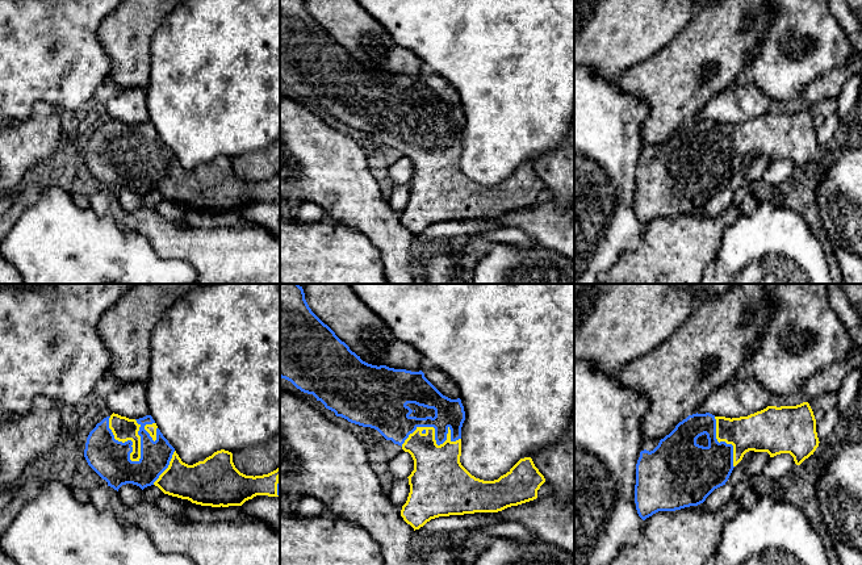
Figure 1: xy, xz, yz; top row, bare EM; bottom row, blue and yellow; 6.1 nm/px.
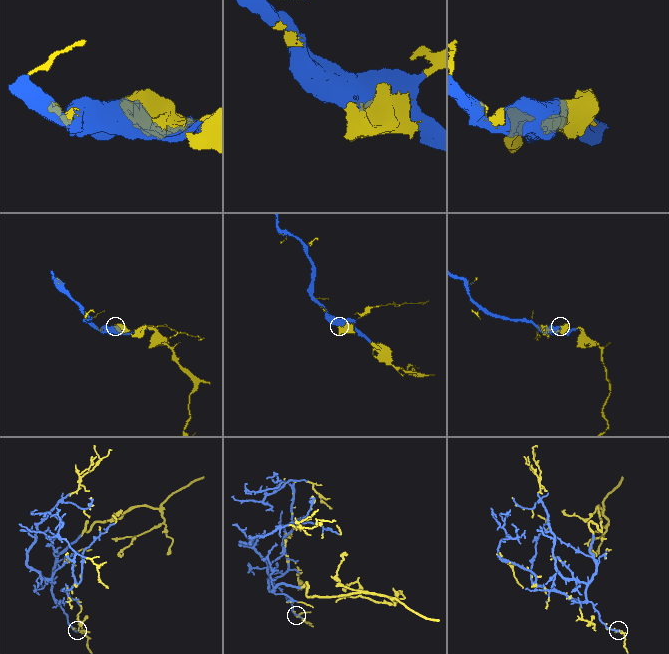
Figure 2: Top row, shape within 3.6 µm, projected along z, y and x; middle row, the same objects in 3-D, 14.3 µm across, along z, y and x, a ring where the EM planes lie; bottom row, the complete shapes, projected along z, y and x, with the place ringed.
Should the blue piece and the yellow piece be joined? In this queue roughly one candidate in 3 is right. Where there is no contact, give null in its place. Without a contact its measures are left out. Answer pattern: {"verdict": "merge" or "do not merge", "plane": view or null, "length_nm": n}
{"verdict": "merge", "plane": "xz", "length_nm": 380}

